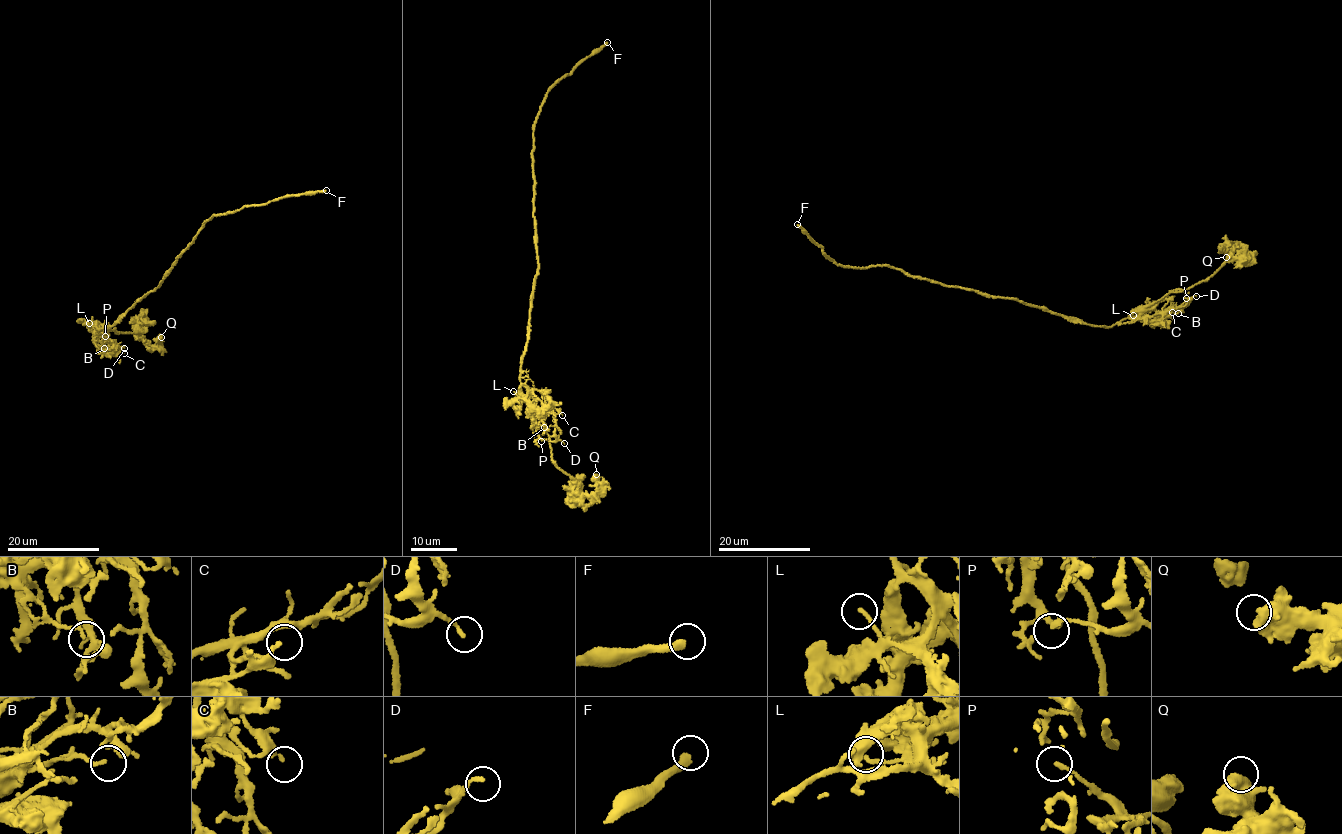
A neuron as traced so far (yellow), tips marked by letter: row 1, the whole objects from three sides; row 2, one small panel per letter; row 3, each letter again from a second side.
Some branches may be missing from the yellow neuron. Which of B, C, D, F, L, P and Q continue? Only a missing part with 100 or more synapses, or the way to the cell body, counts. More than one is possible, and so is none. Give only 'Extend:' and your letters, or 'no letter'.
Extend: no letter

